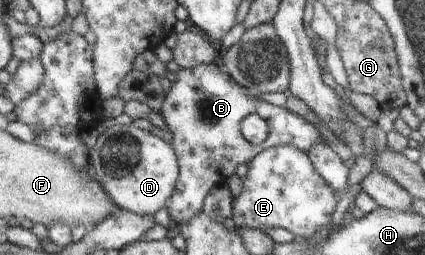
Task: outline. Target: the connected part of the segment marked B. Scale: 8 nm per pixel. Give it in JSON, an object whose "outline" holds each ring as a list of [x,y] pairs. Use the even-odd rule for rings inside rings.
{"outline":[[[215,62],[199,65],[191,70],[181,69],[177,73],[177,81],[173,83],[170,92],[165,94],[160,114],[166,123],[166,131],[174,134],[172,146],[178,159],[179,176],[174,194],[172,194],[167,205],[170,217],[177,224],[190,220],[192,216],[198,216],[200,210],[203,210],[204,198],[206,198],[206,194],[210,192],[212,186],[226,185],[228,178],[235,173],[236,167],[240,164],[248,164],[258,152],[275,145],[284,144],[293,145],[295,148],[307,152],[314,144],[326,143],[326,140],[319,136],[314,124],[285,110],[283,107],[280,108],[264,102],[260,98],[253,97],[249,94],[248,89],[239,86],[227,73],[222,72]],[[249,114],[258,114],[268,123],[268,138],[260,144],[253,145],[247,142],[242,135],[240,123]]]}

